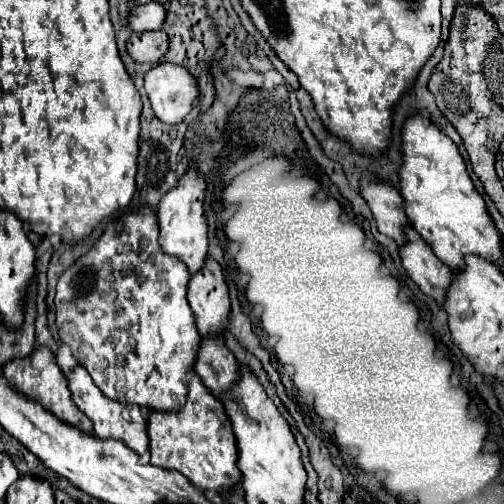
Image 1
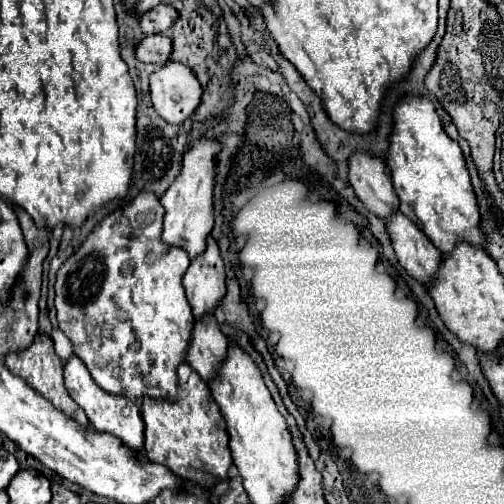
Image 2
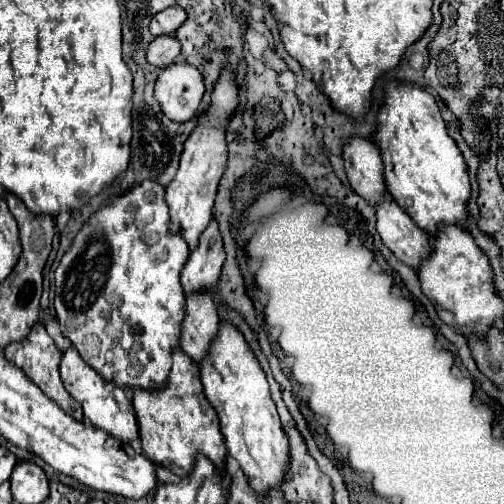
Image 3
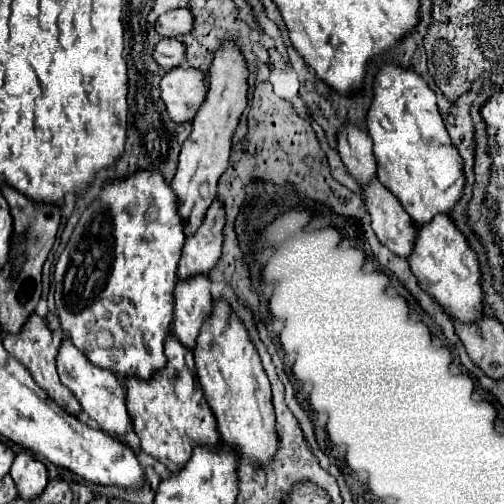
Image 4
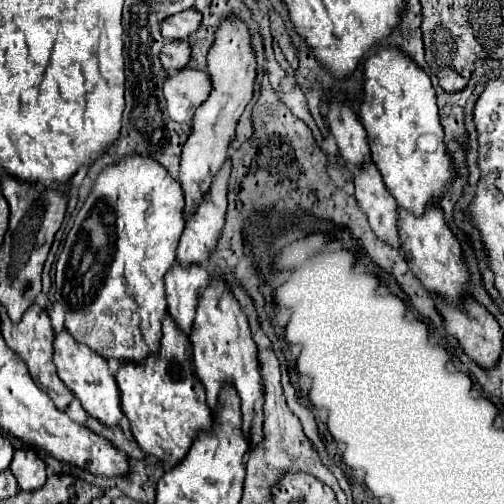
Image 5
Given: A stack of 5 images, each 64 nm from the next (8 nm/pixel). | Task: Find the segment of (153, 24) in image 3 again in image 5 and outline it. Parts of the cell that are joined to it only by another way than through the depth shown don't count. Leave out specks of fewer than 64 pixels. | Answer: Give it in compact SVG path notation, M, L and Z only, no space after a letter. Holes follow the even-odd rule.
M190 8L180 14L172 14L172 16L164 18L164 22L160 24L160 32L162 32L164 40L180 40L180 38L188 38L192 32L196 32L198 26L200 26L200 14L194 12L194 8Z

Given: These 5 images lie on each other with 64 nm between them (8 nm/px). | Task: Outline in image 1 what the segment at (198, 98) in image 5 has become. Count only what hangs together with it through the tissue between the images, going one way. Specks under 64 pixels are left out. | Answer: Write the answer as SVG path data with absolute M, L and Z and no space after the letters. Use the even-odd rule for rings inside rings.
M156 64L144 76L144 88L154 114L166 124L182 122L198 96L196 80L178 64Z

